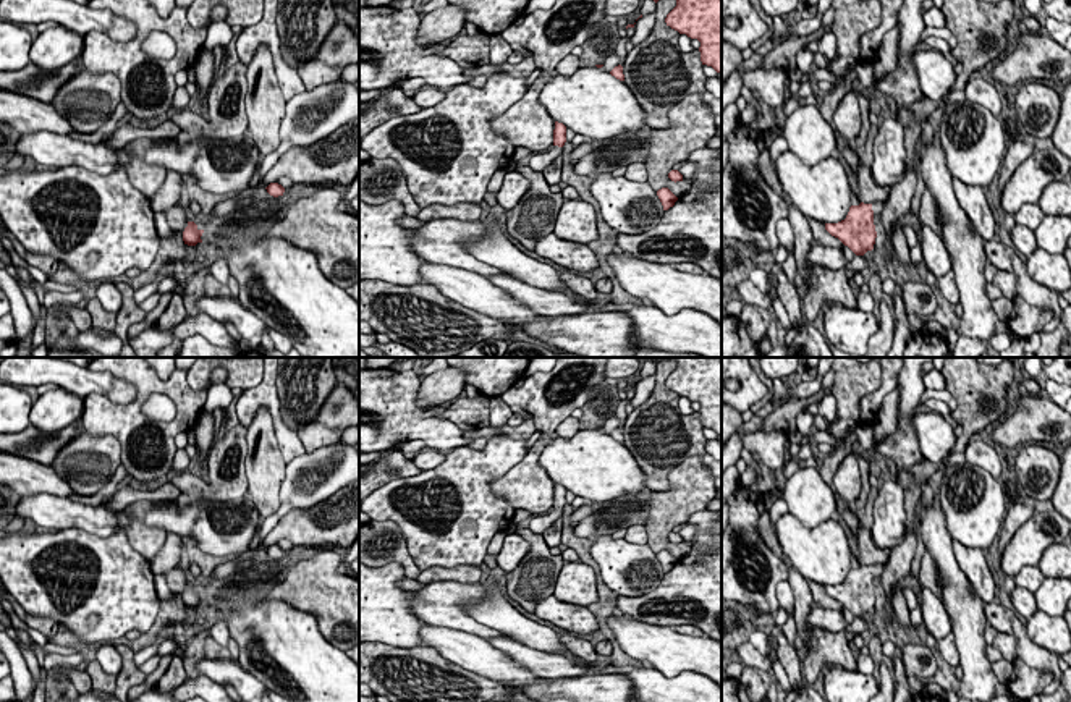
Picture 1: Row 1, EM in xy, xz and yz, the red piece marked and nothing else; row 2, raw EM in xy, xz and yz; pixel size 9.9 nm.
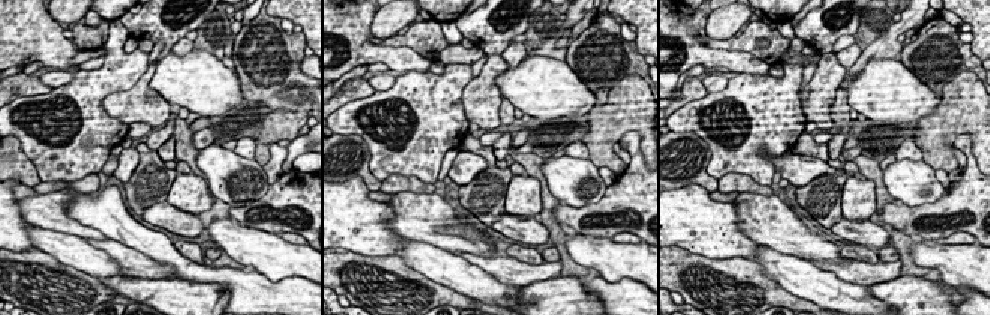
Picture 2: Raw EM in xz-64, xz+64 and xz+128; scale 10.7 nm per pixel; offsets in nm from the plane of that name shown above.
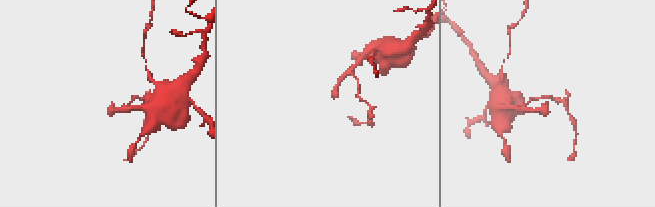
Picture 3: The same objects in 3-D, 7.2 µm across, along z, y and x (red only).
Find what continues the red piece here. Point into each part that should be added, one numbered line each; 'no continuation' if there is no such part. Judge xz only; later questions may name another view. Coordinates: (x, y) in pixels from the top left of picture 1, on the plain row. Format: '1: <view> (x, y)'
1: xz (539, 524)

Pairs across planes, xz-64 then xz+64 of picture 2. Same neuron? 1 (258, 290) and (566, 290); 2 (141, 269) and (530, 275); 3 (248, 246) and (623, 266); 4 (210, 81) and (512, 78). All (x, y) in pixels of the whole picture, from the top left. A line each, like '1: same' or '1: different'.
1: different
2: same
3: same
4: same

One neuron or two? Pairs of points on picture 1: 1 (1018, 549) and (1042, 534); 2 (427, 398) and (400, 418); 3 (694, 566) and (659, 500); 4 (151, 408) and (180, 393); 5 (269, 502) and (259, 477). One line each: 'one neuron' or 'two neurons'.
1: one neuron
2: two neurons
3: two neurons
4: two neurons
5: one neuron

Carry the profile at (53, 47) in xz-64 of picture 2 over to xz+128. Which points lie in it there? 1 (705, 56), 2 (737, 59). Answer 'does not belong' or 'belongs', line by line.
1: belongs
2: belongs

